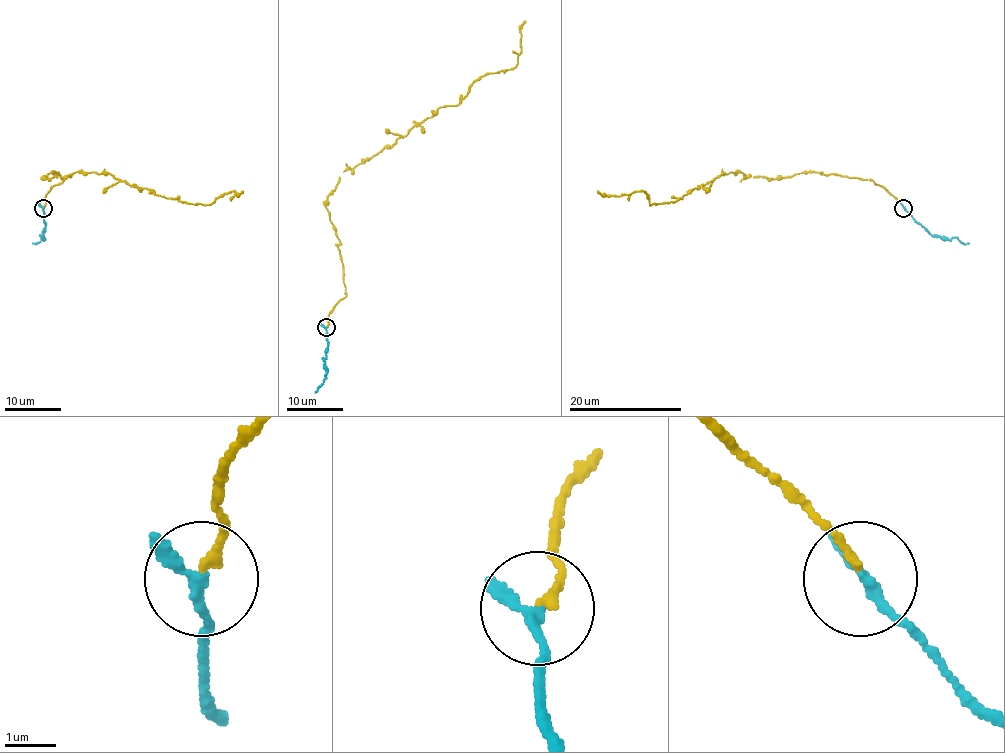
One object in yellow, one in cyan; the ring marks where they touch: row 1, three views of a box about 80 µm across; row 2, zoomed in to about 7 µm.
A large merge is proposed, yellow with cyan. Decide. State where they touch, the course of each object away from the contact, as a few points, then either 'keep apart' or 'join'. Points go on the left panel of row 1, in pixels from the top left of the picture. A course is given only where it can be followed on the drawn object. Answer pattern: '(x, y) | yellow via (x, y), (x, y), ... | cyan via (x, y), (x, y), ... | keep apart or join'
(43, 208) | yellow via (44, 207), (46, 193), (63, 180), (54, 172), (44, 178), (110, 173), (193, 204), (210, 204), (243, 190) | cyan via (44, 207), (44, 240), (42, 237), (35, 244), (32, 243) | join

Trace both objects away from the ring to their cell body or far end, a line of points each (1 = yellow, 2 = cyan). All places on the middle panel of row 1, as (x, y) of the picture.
1: (326, 327), (346, 295), (326, 208), (339, 177), (457, 105), (487, 74), (512, 70), (525, 20)
2: (326, 327), (326, 373), (315, 393)

